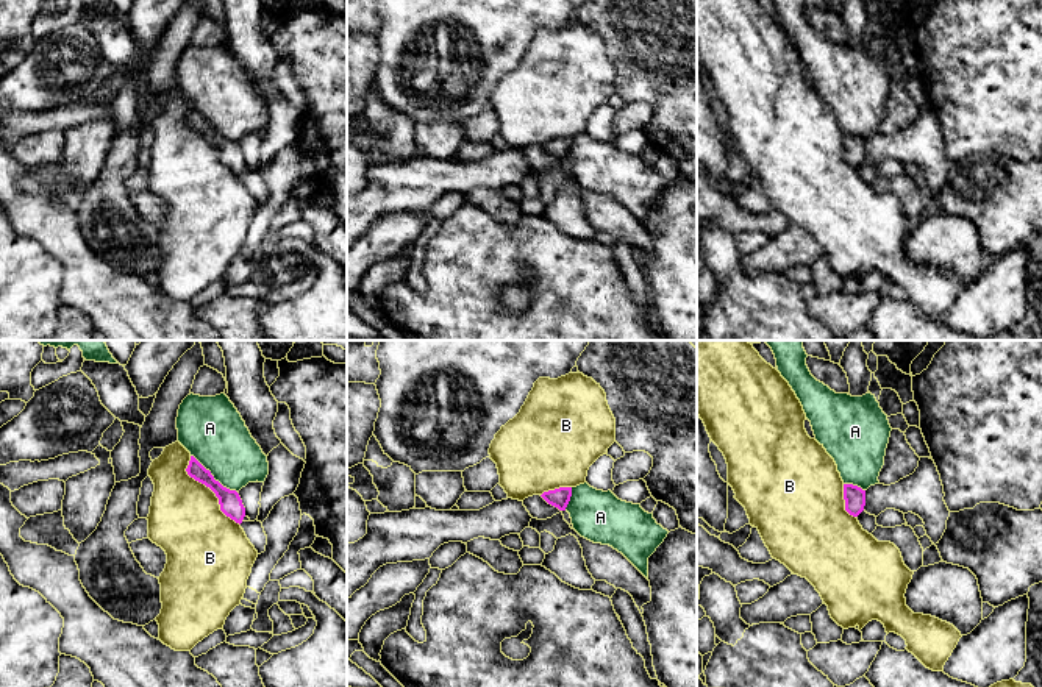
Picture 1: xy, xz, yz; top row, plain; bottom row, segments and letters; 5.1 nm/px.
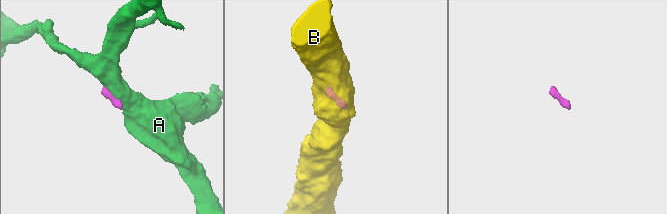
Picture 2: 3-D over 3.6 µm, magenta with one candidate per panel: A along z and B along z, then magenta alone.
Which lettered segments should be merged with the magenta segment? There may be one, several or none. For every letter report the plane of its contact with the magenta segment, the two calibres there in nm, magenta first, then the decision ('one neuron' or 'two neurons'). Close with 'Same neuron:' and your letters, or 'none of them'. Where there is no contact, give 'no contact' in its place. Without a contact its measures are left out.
A: contact in xy; calibres 120 and 320 nm; two neurons
B: contact in xy; calibres 120 and 380 nm; two neurons
Same neuron: none of them

